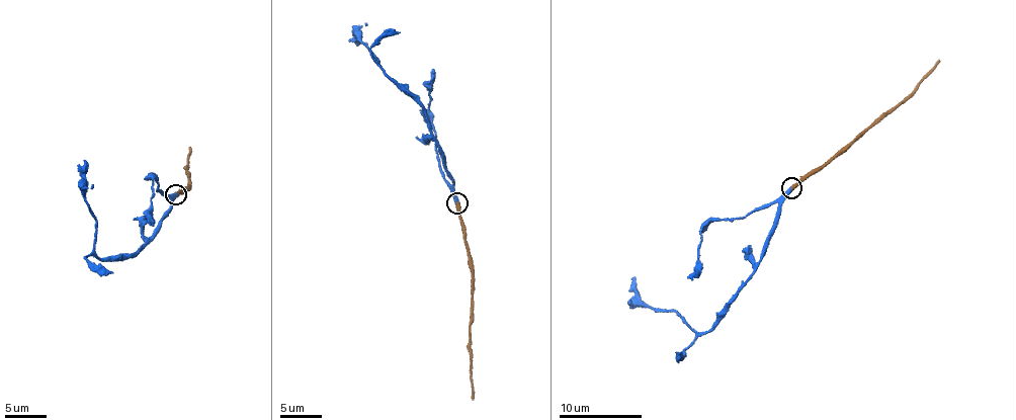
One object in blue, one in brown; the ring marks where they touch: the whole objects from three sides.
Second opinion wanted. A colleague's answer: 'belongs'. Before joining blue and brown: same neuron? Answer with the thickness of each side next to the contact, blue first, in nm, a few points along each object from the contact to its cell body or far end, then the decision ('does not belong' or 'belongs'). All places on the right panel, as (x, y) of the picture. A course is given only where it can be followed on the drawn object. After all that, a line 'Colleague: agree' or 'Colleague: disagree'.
400/420 nm | blue via (792, 188), (769, 230), (767, 248), (755, 271), (705, 332), (697, 332), (676, 313), (640, 301), (636, 277) | brown via (792, 188), (906, 99), (938, 60) | belongs
Colleague: agree

